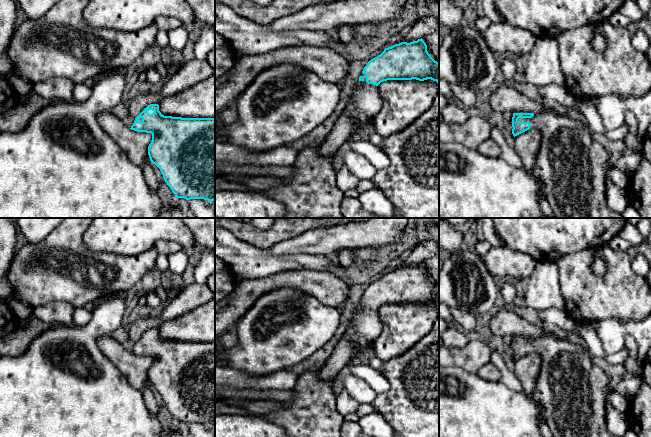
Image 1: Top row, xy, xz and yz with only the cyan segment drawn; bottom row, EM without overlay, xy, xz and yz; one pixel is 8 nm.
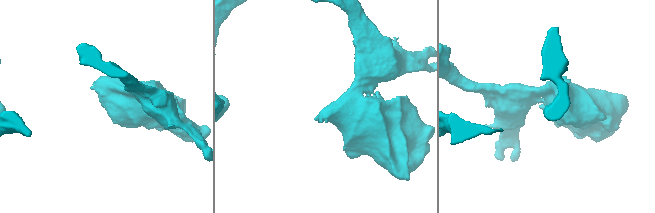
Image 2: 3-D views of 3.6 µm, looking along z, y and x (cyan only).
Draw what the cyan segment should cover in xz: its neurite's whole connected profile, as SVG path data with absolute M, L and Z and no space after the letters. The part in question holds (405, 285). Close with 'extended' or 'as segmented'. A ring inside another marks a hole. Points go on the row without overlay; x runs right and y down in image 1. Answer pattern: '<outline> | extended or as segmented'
M422 262L385 272L380 279L371 283L343 335L354 344L351 360L358 361L360 353L372 349L380 336L382 325L377 310L381 306L412 303L431 303L439 307L439 287L428 277Z | extended

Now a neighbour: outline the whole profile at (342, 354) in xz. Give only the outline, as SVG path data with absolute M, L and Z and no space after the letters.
M347 337L339 340L331 356L322 366L319 378L323 381L331 381L336 378L341 370L348 366L352 359L354 344Z

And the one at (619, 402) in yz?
M612 391L608 394L608 399L611 405L619 412L626 413L628 410L628 401L624 396L616 391Z

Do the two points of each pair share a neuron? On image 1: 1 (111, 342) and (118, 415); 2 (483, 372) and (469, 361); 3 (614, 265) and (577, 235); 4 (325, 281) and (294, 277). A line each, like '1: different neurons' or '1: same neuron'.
1: different neurons
2: different neurons
3: different neurons
4: same neuron

